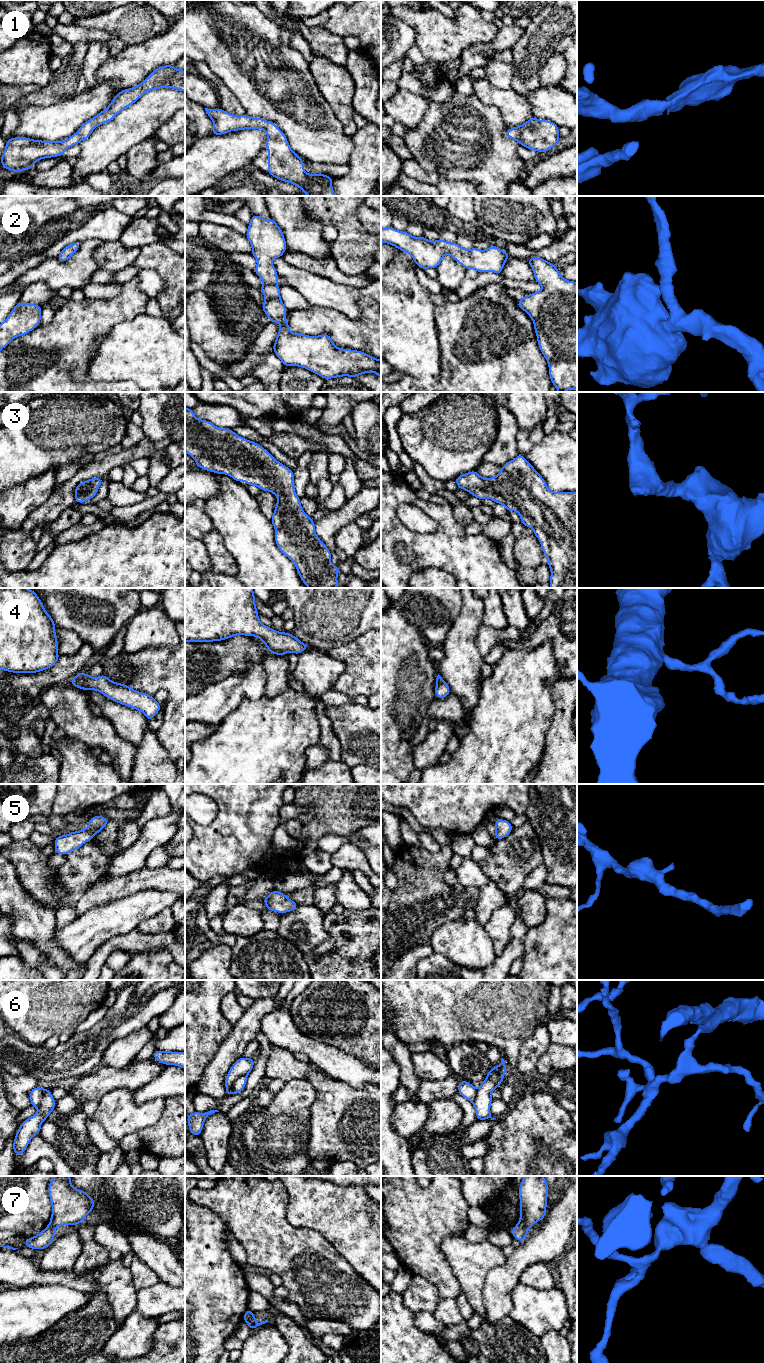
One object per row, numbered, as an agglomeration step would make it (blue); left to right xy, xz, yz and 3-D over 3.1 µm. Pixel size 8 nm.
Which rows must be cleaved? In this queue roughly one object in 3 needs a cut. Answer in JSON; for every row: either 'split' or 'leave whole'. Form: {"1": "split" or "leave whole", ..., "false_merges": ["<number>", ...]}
{"1": "leave whole", "2": "leave whole", "3": "leave whole", "4": "leave whole", "5": "leave whole", "6": "split", "7": "split", "false_merges": ["6", "7"]}

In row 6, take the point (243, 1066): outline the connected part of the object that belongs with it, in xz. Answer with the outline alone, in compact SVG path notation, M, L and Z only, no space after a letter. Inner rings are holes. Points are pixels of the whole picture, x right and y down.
M240 1057L232 1065L225 1079L226 1096L233 1094L232 1085L234 1081L242 1075L247 1076L252 1071L253 1067L254 1067L254 1058L245 1058L245 1057Z

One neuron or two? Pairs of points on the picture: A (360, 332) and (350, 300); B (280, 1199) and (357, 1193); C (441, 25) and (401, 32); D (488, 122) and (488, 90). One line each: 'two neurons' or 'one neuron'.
A: two neurons
B: two neurons
C: two neurons
D: two neurons

